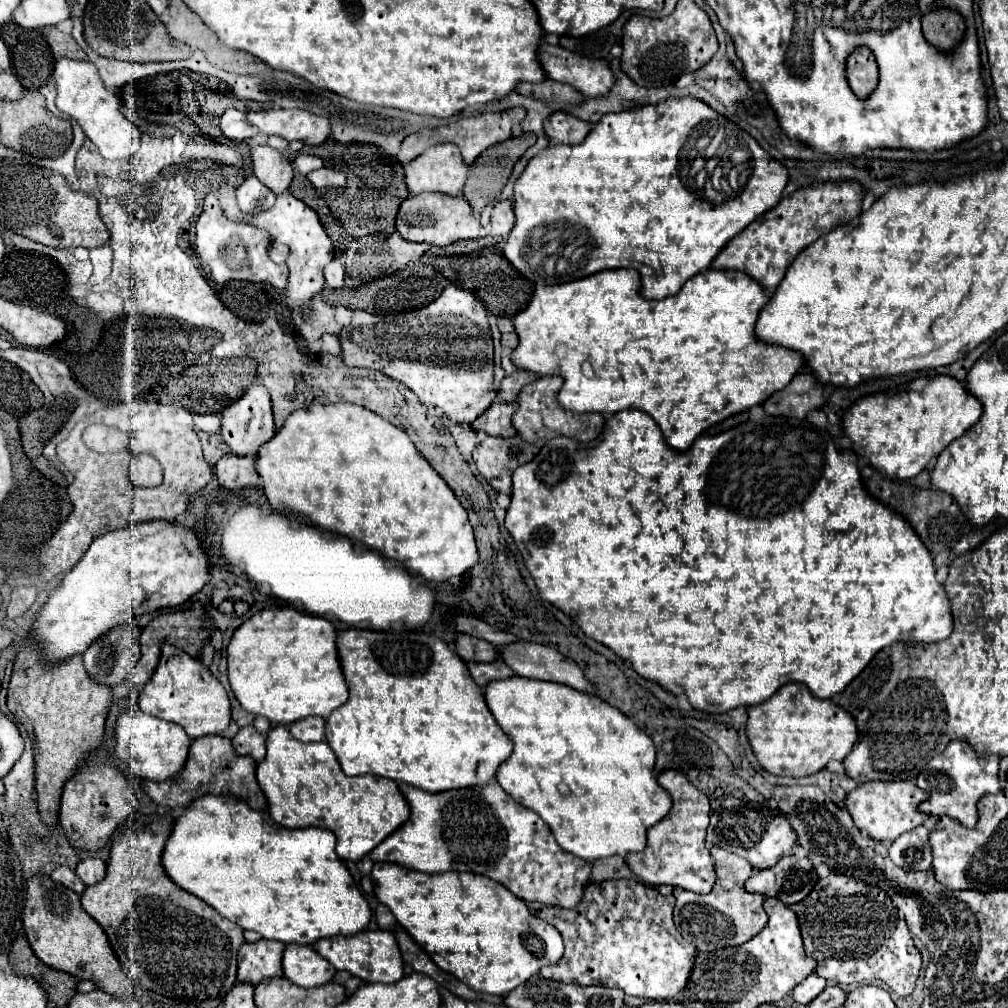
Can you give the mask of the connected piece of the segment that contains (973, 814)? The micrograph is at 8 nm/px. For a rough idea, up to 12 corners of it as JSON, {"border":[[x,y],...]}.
{"border":[[964,740],[916,786],[920,810],[976,826],[978,800],[1000,792],[998,756],[976,756]]}

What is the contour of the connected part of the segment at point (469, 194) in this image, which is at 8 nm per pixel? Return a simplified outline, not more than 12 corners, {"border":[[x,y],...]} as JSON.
{"border":[[534,134],[500,142],[470,166],[464,198],[474,214],[496,200]]}

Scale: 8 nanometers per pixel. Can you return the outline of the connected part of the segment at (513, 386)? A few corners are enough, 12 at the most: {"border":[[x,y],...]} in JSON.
{"border":[[516,370],[500,386],[500,400],[516,402],[520,390],[540,376]]}

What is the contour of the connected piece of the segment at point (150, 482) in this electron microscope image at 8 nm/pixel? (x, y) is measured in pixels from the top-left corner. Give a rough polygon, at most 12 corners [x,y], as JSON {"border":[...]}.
{"border":[[136,454],[128,482],[140,488],[162,484],[160,462]]}

